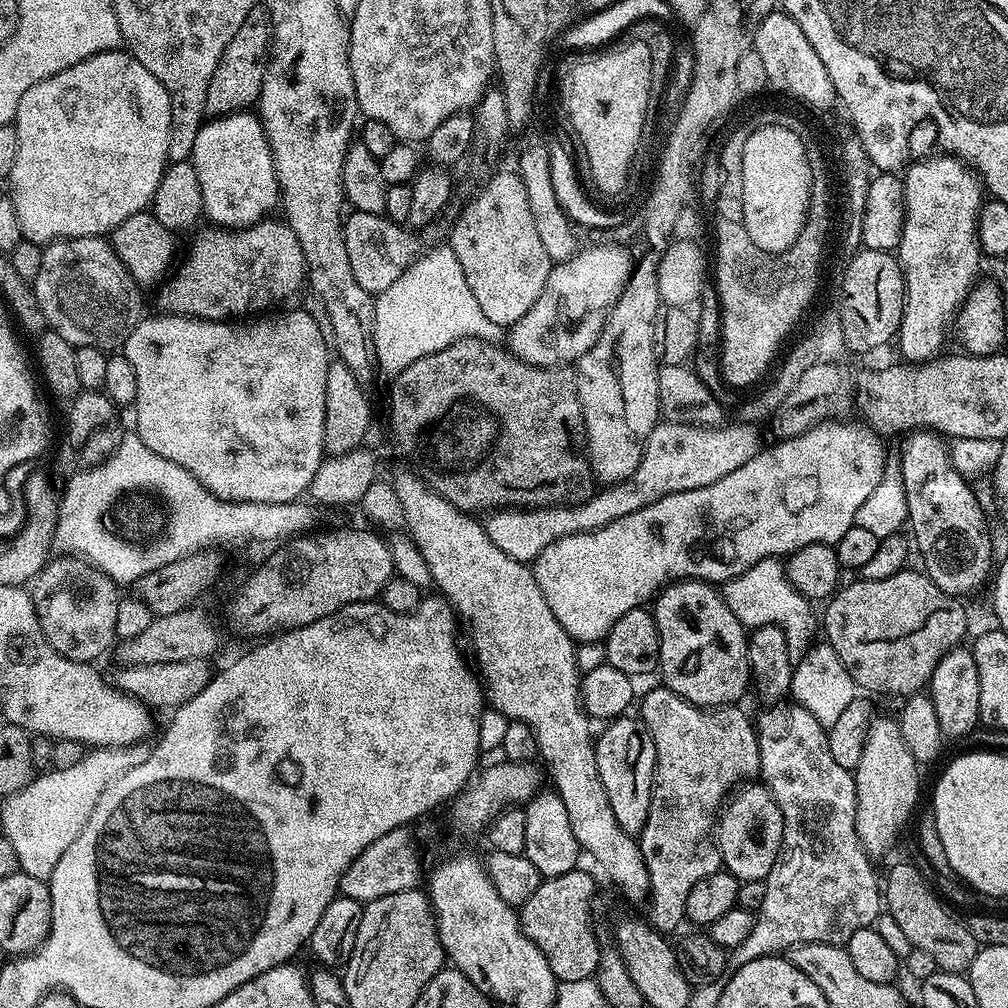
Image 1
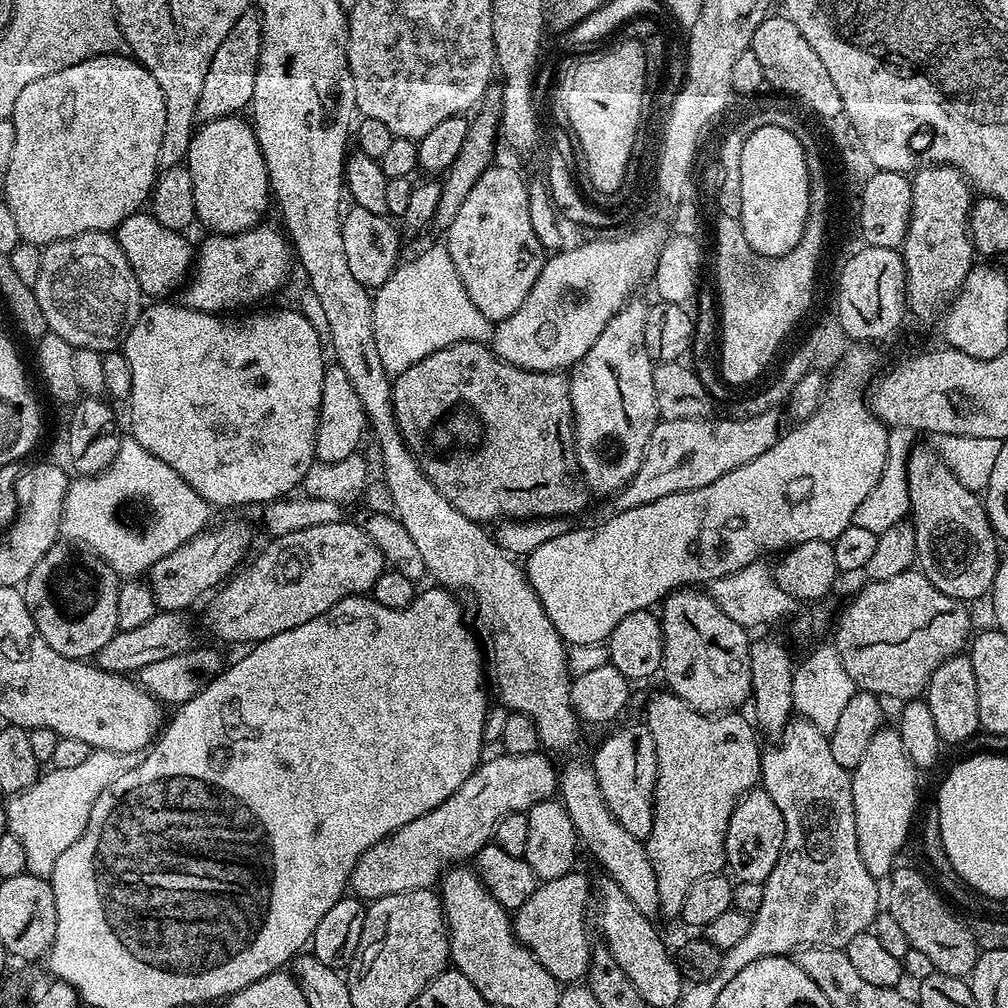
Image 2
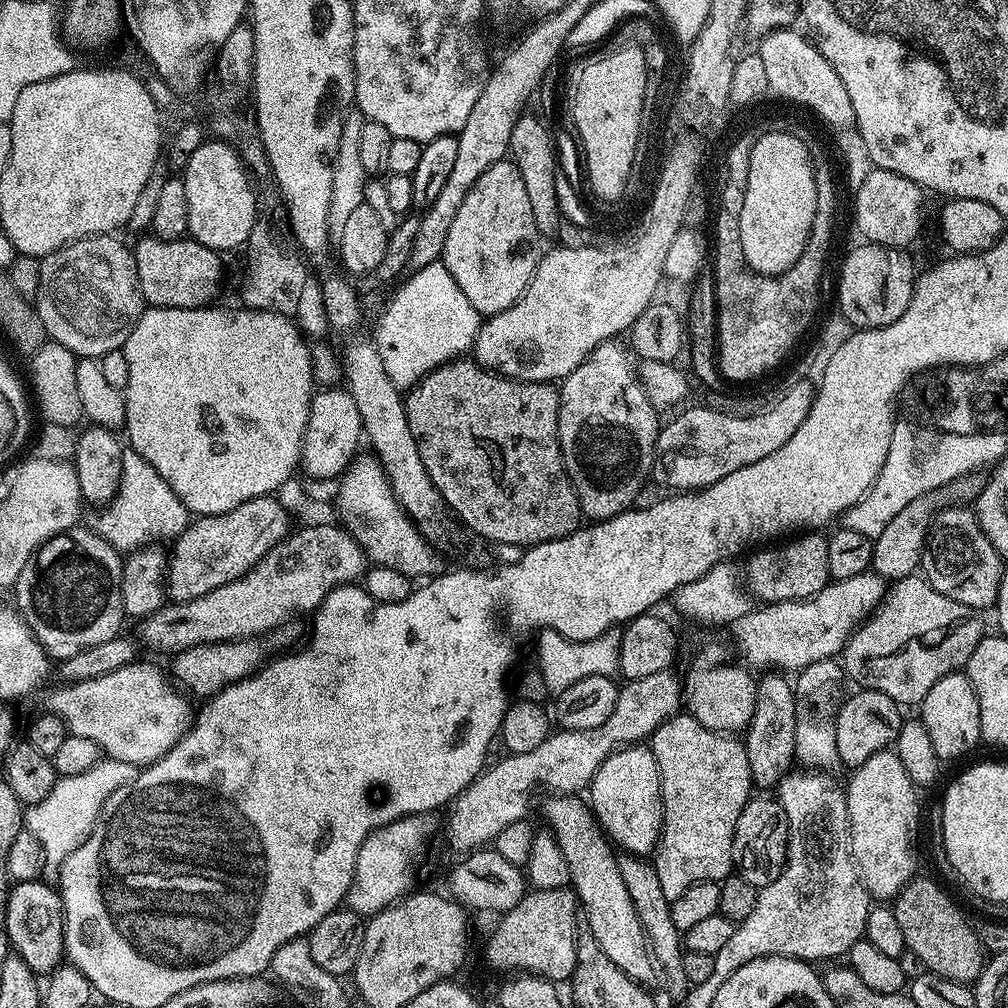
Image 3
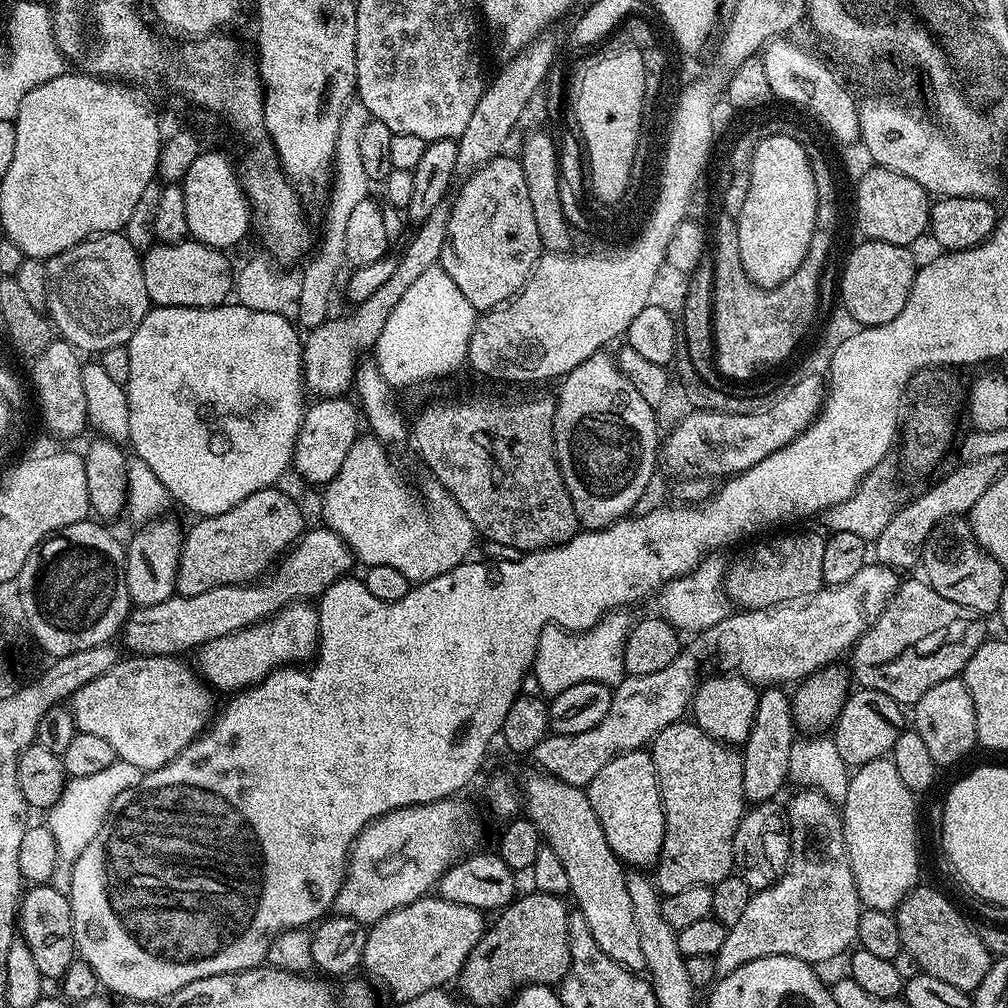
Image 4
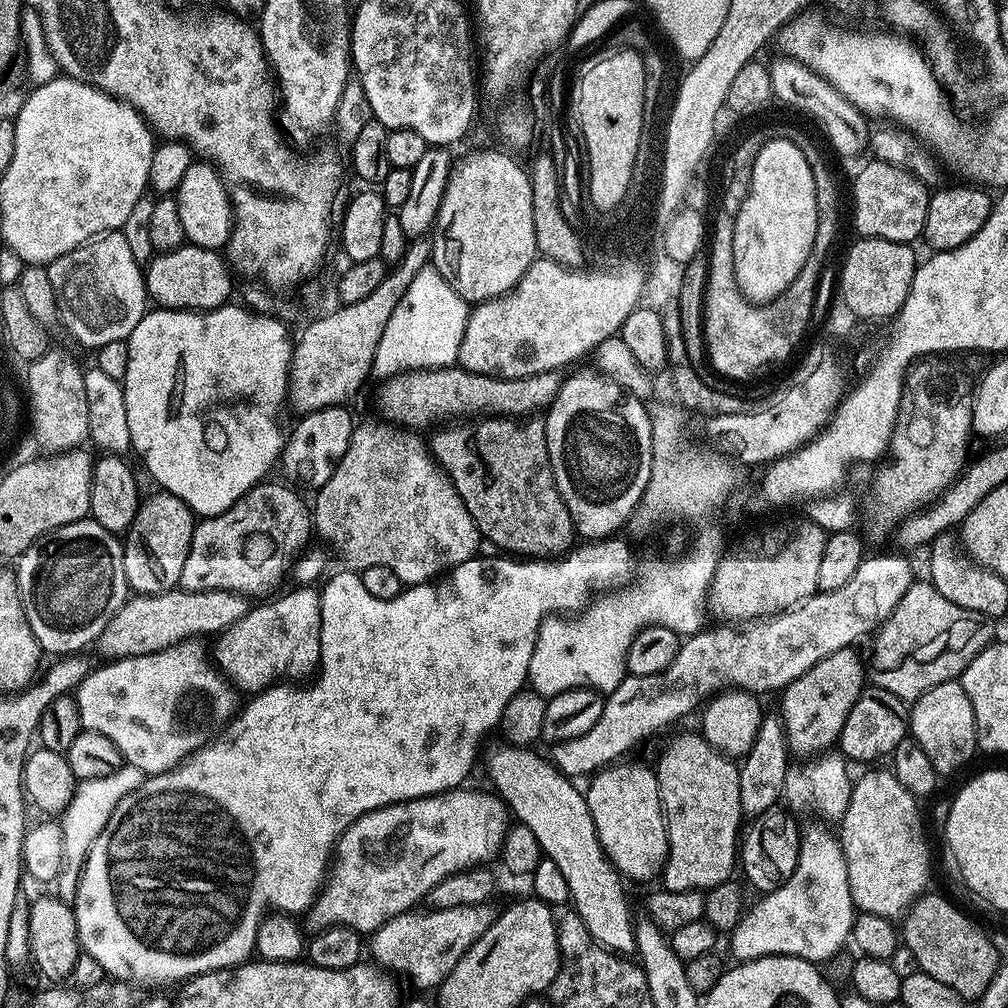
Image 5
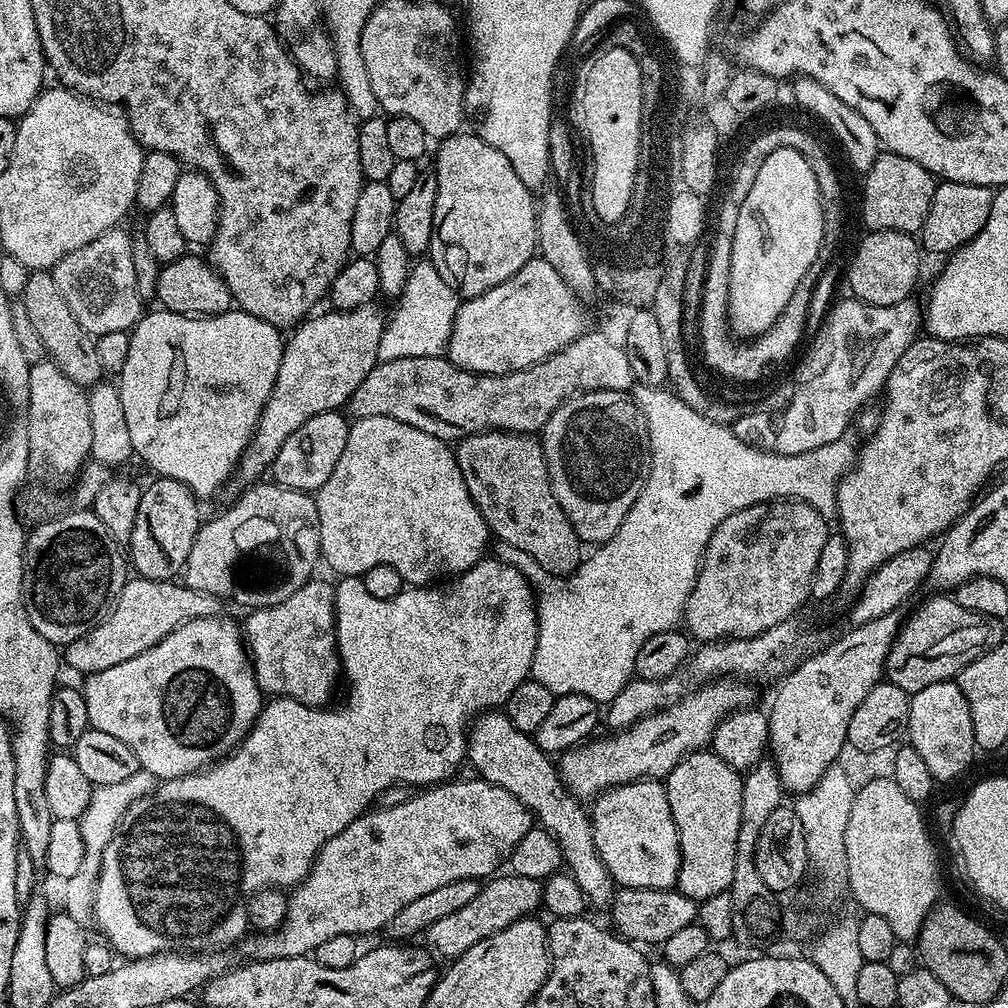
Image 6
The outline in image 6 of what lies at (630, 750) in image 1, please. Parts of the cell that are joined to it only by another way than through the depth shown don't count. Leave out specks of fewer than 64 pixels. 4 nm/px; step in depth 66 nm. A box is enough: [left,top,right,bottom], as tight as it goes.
[590,778,680,888]

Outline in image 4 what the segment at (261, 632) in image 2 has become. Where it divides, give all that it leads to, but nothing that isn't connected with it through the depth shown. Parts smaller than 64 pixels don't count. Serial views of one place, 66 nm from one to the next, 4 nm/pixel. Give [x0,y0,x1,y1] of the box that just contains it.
[122,526,354,656]

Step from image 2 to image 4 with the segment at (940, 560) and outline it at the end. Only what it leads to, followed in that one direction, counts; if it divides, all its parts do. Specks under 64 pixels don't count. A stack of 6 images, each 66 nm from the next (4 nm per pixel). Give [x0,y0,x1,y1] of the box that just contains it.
[922,519,1006,614]

